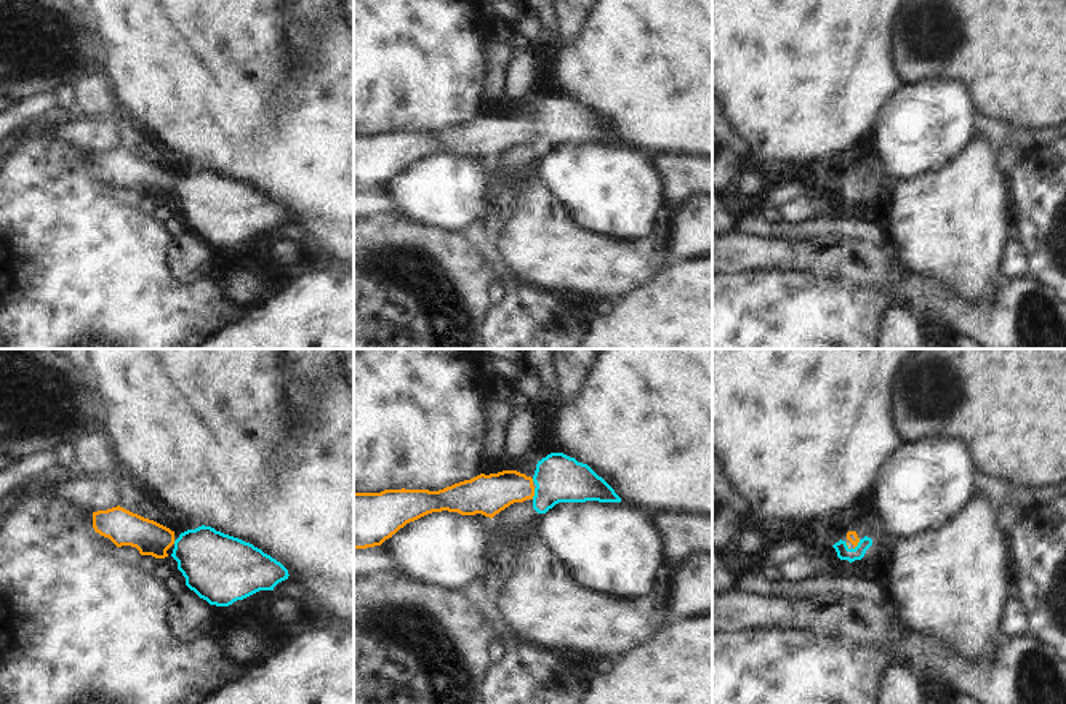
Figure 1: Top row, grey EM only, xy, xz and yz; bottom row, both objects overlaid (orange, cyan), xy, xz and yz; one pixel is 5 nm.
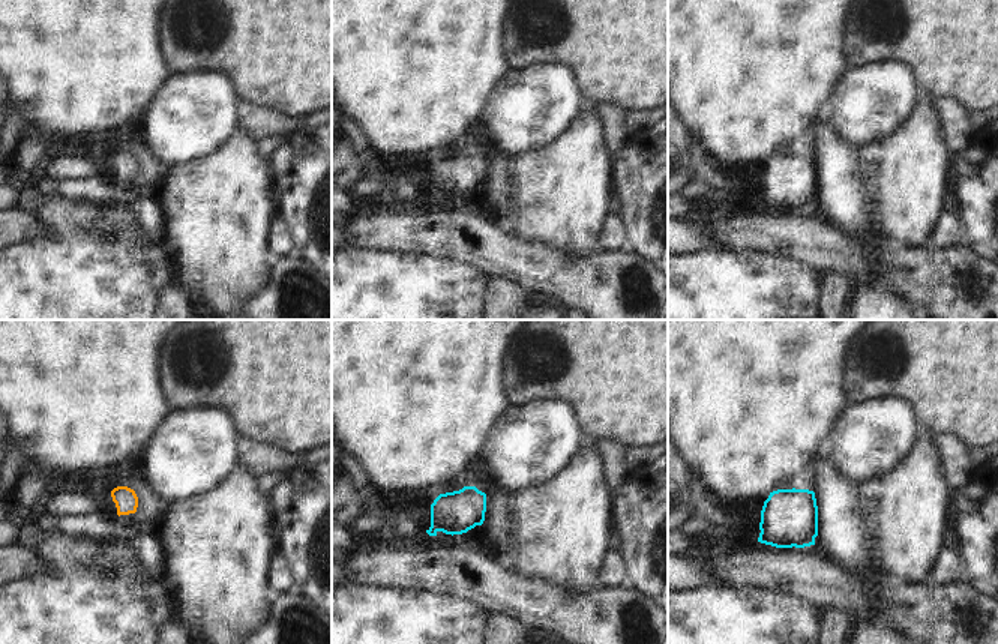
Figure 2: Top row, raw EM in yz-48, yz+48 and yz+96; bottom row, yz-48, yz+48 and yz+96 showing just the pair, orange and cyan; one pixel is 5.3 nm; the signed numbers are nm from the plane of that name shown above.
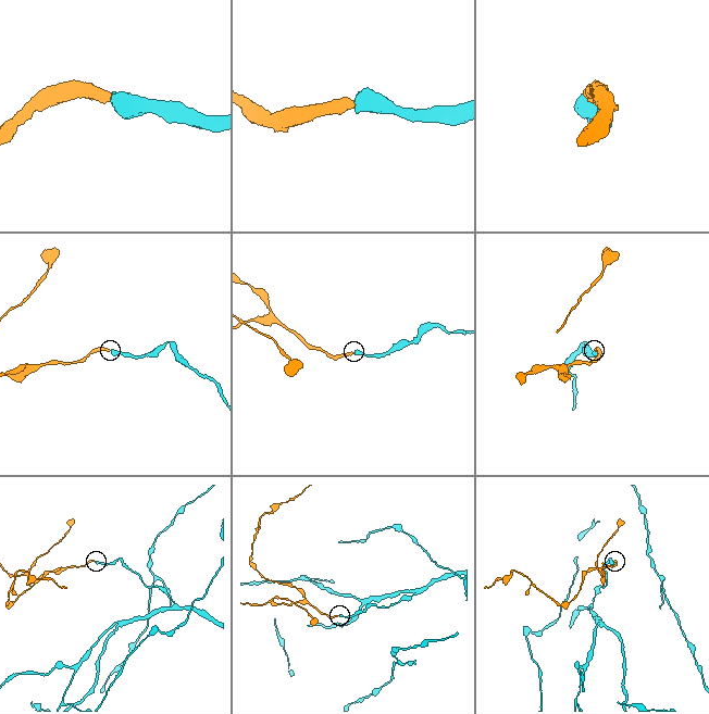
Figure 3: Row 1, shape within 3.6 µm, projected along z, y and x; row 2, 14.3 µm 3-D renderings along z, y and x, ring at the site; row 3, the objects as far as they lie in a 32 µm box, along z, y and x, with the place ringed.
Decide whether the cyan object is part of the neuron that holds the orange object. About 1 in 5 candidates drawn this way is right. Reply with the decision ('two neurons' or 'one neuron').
one neuron

